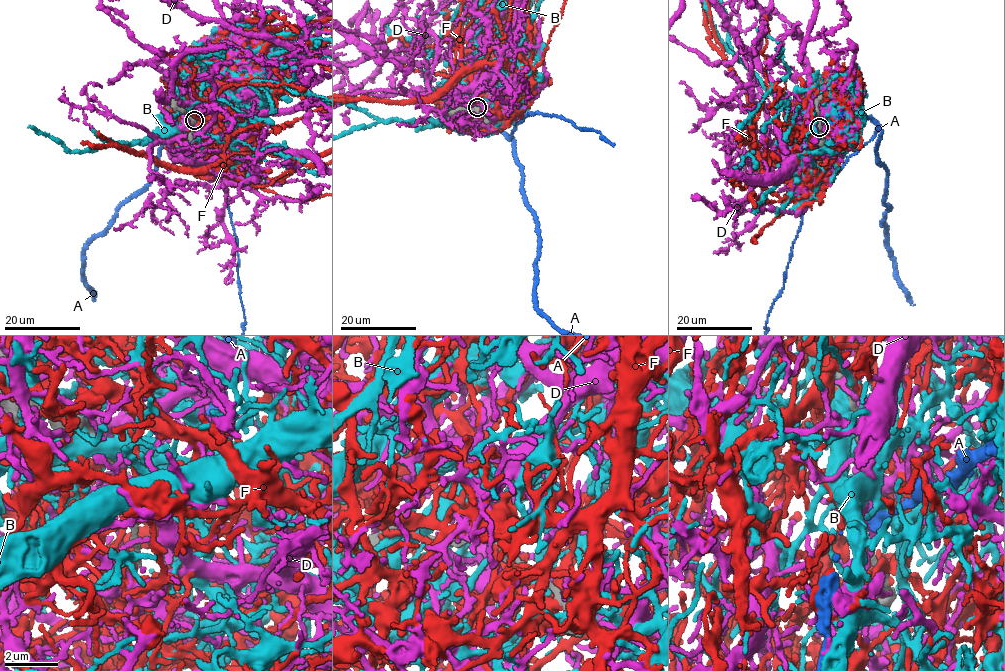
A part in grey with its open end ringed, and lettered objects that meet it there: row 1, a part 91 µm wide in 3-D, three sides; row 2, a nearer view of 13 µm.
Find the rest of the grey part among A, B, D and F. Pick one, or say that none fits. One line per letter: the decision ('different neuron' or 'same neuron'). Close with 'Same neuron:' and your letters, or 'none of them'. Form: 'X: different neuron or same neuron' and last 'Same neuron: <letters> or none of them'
A: same neuron
B: different neuron
D: different neuron
F: different neuron
Same neuron: A

